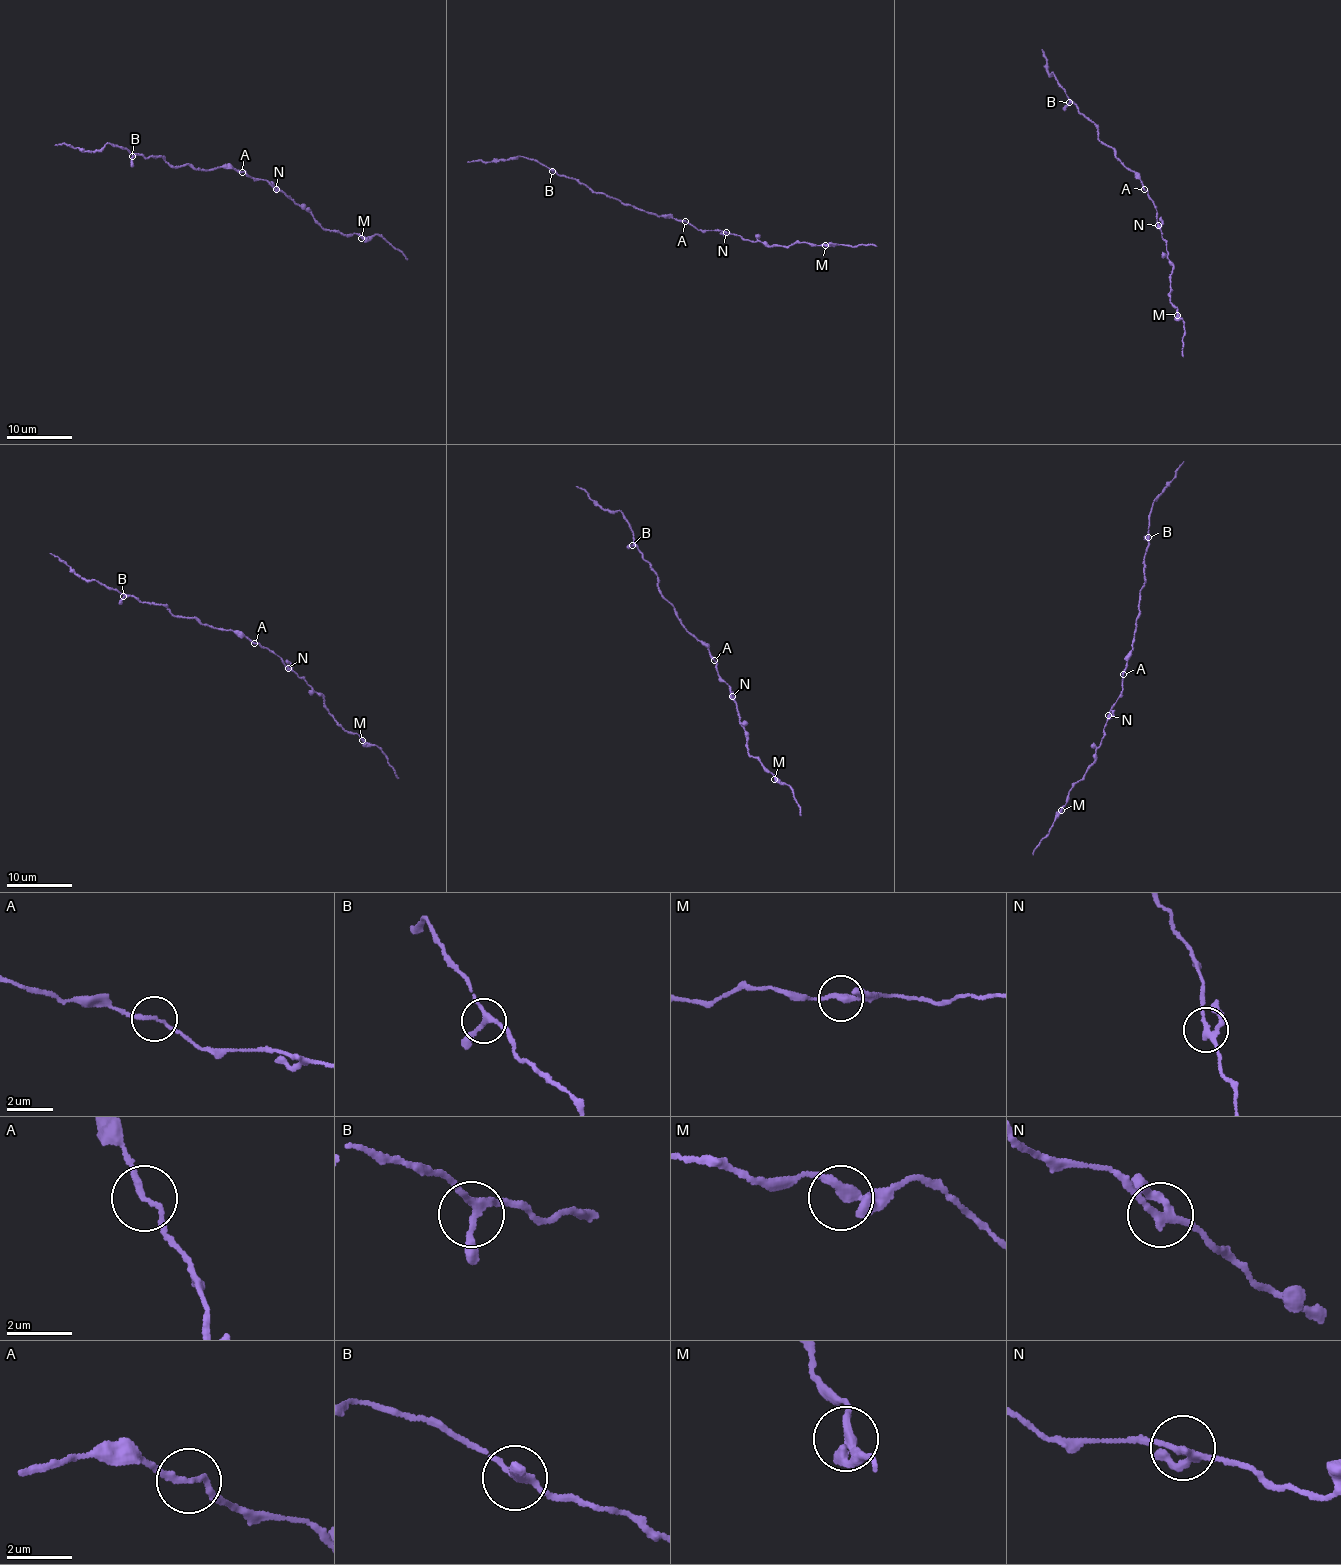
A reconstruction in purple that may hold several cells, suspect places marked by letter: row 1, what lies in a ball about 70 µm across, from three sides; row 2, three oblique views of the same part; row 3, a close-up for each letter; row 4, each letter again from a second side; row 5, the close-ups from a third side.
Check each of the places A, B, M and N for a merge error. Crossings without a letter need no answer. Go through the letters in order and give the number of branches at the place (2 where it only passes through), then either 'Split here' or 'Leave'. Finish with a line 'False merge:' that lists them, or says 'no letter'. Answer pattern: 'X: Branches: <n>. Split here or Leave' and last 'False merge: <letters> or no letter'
A: Branches: 2. Leave
B: Branches: 3. Leave
M: Branches: 3. Leave
N: Branches: 3. Leave
False merge: no letter

